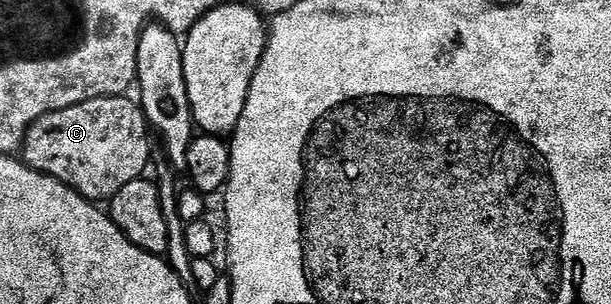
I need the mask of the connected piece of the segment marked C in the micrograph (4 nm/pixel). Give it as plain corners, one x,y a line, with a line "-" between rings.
130,96
93,98
33,122
22,142
20,158
30,169
63,182
81,198
106,204
124,184
132,184
132,180
147,173
150,138
152,142
152,127
135,99
133,102

